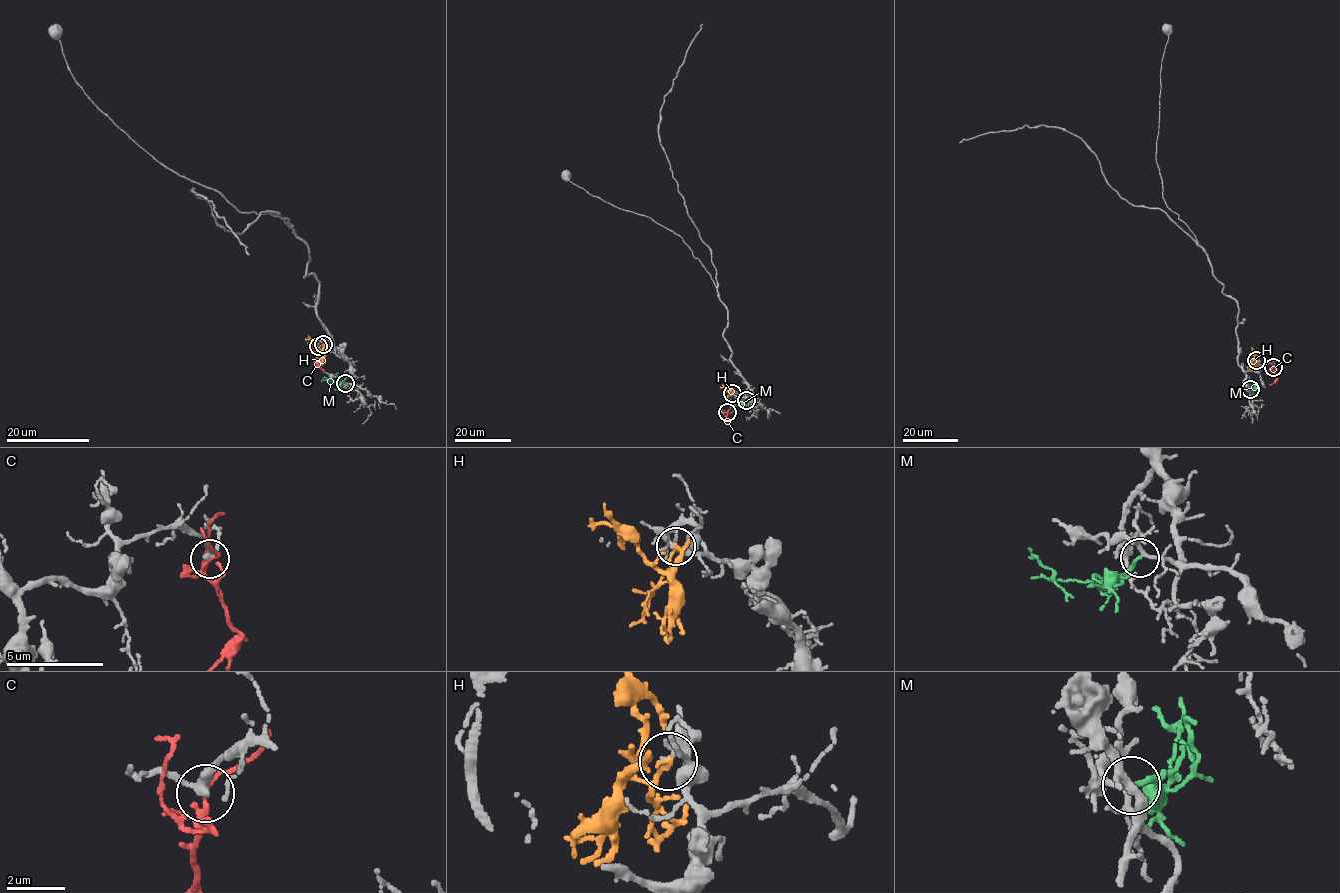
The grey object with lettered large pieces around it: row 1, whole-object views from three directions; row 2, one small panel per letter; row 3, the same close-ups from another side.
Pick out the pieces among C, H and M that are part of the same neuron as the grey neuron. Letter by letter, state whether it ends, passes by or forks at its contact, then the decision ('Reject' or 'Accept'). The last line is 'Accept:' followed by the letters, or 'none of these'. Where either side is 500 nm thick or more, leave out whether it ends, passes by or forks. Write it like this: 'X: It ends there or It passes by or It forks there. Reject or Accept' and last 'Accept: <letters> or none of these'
C: It forks there. Reject
H: It ends there. Reject
M: It ends there. Accept
Accept: M

